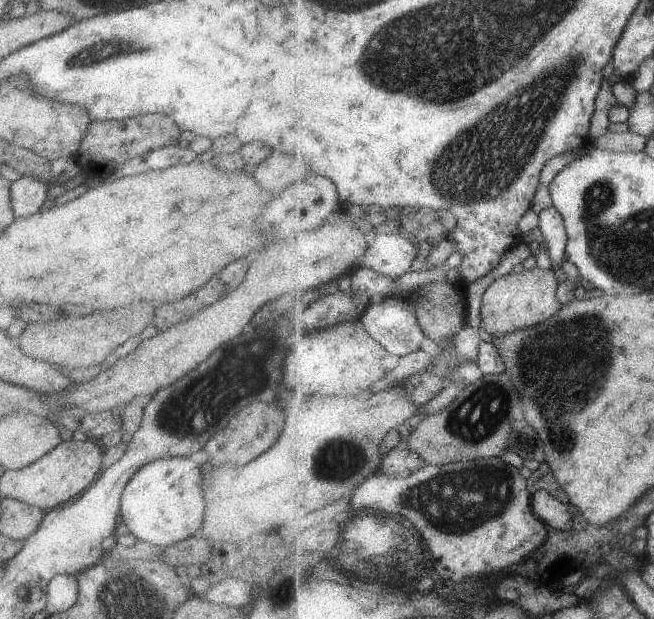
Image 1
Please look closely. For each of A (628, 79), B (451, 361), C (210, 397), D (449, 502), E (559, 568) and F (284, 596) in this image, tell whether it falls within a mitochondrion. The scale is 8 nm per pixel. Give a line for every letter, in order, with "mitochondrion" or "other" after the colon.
A: other
B: other
C: mitochondrion
D: mitochondrion
E: other
F: mitochondrion

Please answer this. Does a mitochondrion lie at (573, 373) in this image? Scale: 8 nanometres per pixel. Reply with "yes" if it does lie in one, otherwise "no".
yes

